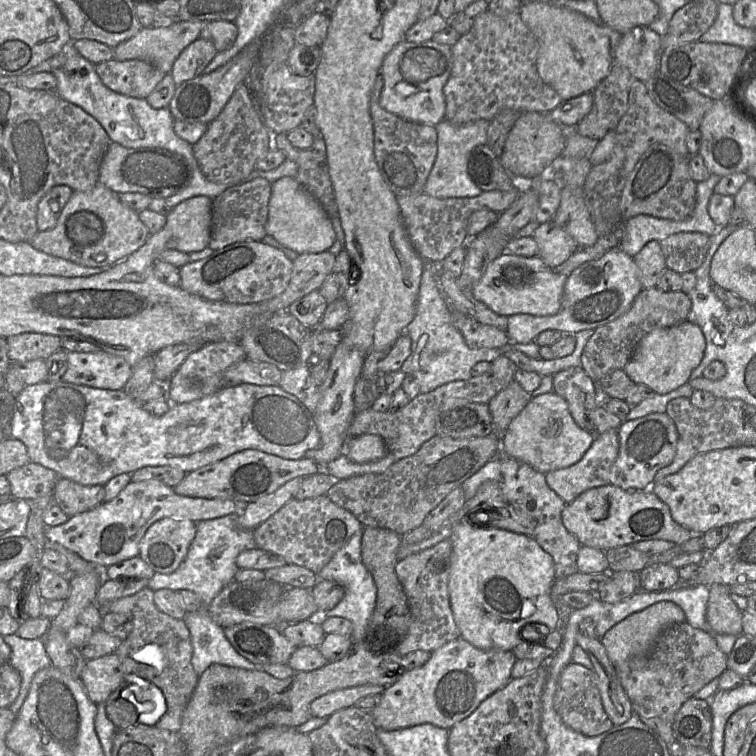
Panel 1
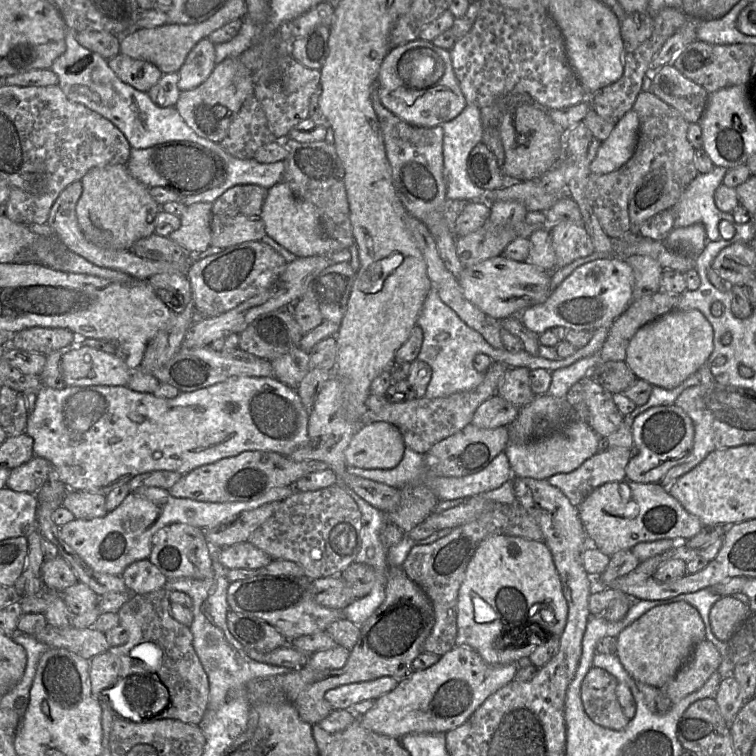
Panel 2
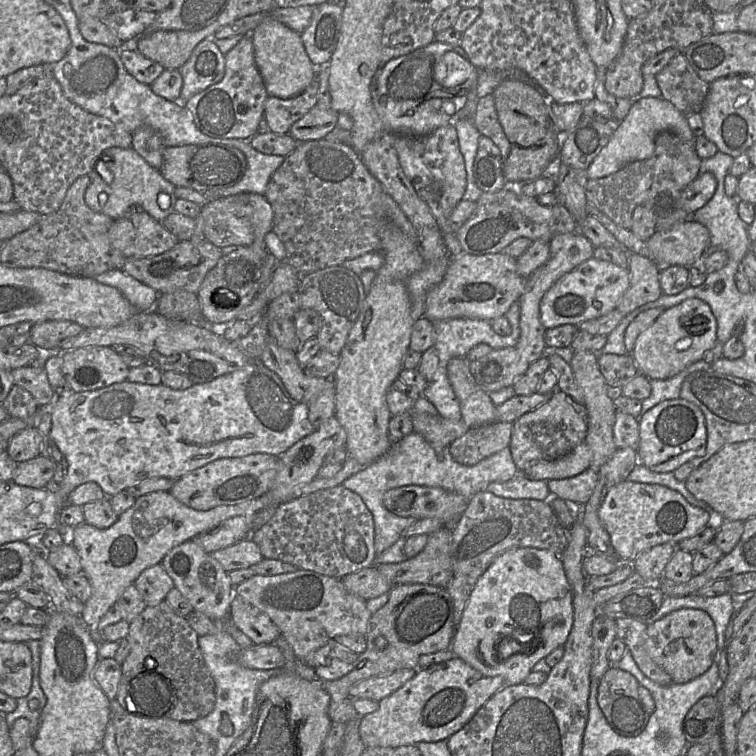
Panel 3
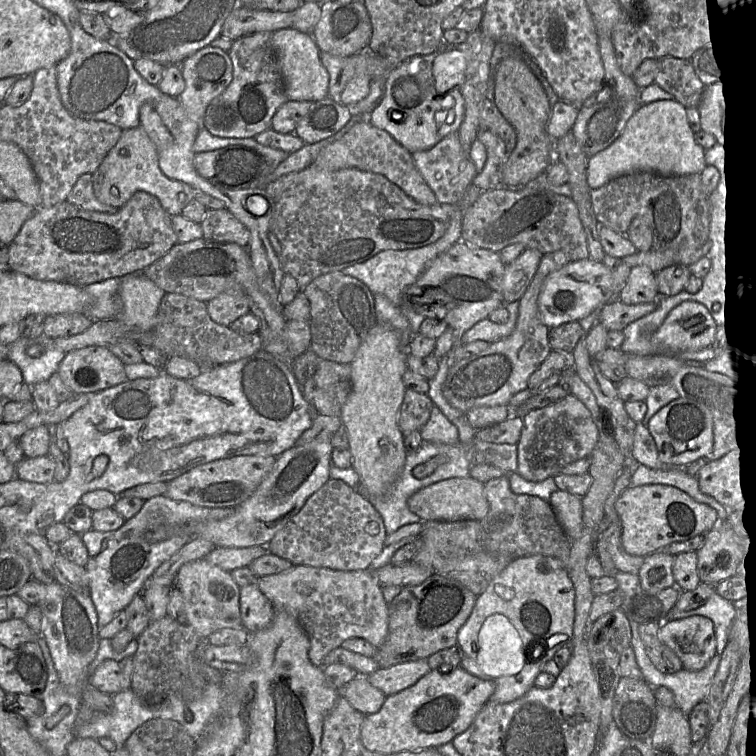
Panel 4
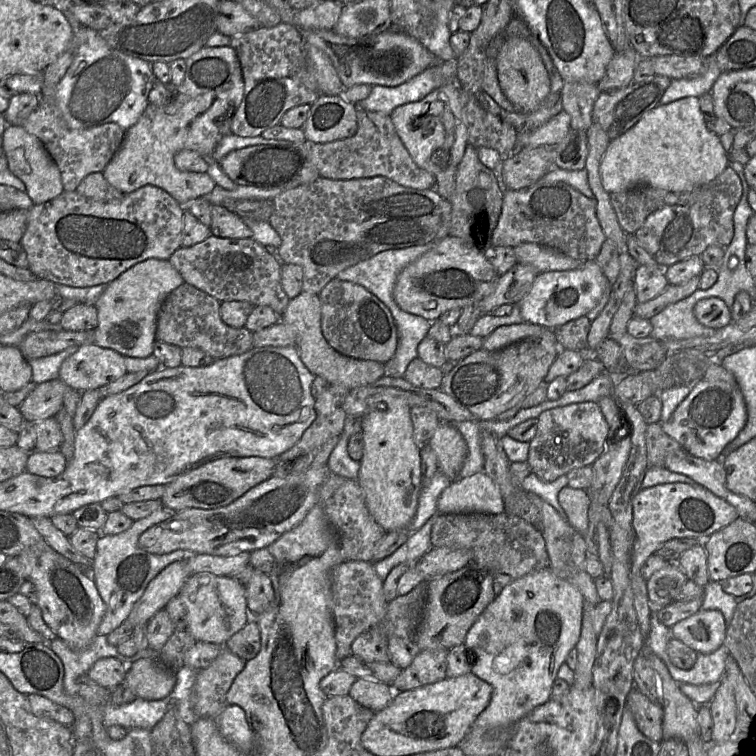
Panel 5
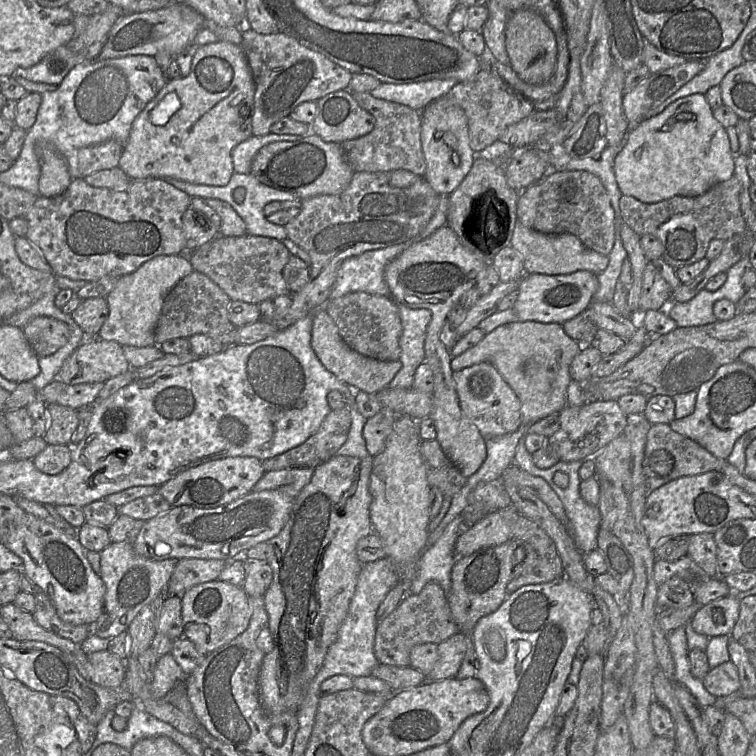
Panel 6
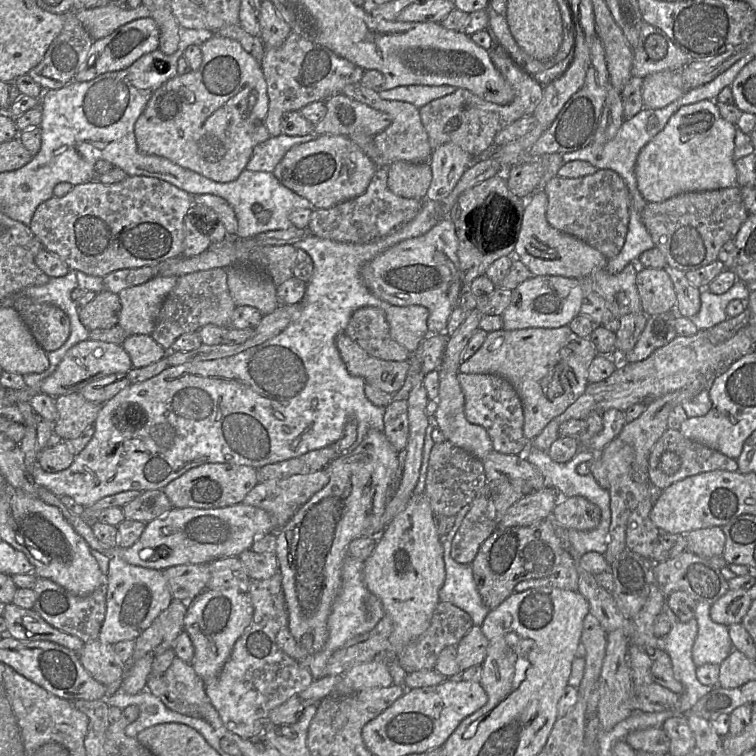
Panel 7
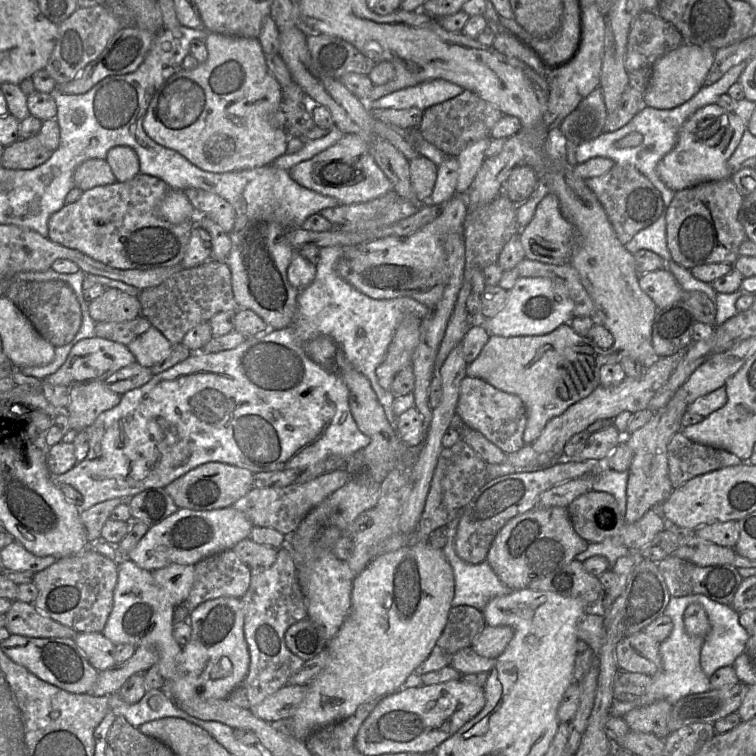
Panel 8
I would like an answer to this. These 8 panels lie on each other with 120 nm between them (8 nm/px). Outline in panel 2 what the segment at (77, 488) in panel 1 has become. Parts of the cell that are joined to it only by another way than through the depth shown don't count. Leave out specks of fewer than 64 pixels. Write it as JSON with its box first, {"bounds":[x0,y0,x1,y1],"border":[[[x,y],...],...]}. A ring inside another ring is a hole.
{"bounds":[61,490,106,519],"border":[[[68,490],[61,506],[68,509],[76,519],[94,519],[105,516],[106,496],[87,491]]]}

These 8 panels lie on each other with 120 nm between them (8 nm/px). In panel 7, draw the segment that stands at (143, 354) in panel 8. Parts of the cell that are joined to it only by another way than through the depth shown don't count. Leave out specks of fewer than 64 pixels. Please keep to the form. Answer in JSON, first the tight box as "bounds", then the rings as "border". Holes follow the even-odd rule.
{"bounds":[121,334,168,368],"border":[[[146,334],[129,335],[121,346],[130,356],[134,368],[151,365],[168,353],[151,335]]]}

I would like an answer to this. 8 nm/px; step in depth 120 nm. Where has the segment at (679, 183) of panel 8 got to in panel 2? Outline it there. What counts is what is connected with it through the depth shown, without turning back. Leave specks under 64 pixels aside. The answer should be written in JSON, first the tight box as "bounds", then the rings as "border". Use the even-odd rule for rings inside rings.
{"bounds":[590,109,638,174],"border":[[[630,109],[616,122],[609,137],[600,145],[590,164],[591,173],[607,174],[622,167],[635,151],[638,131],[638,114]]]}

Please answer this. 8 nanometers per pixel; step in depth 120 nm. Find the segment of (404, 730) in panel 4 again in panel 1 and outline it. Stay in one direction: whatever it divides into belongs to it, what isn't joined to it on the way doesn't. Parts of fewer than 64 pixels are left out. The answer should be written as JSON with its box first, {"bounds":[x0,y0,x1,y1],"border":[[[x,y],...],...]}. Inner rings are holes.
{"bounds":[369,637,516,731],"border":[[[459,637],[431,652],[430,659],[423,666],[405,671],[394,684],[385,688],[374,708],[369,711],[373,723],[378,729],[388,731],[420,724],[450,729],[511,680],[511,671],[516,661],[512,651],[482,650]]]}

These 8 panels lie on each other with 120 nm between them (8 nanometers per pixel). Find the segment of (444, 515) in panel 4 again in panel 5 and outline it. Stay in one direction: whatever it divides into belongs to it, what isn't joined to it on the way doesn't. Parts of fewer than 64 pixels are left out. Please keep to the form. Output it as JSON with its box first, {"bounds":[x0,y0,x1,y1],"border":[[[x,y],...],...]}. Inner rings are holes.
{"bounds":[437,473,504,514],"border":[[[477,473],[461,480],[454,480],[440,495],[437,512],[500,514],[504,501],[497,484],[485,473]]]}

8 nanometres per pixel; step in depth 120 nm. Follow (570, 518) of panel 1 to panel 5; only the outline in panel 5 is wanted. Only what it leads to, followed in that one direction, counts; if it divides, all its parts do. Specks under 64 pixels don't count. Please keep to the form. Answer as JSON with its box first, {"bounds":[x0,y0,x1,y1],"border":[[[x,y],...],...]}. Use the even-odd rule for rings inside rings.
{"bounds":[630,483,739,647],"border":[[[666,483],[666,484],[660,484],[651,488],[646,488],[642,489],[638,492],[638,494],[633,498],[632,500],[632,527],[635,533],[635,538],[634,538],[634,546],[633,546],[633,551],[632,551],[632,564],[631,564],[631,571],[630,571],[630,582],[632,585],[632,590],[633,590],[633,599],[634,599],[634,607],[636,610],[637,614],[637,619],[638,623],[641,629],[642,634],[645,636],[645,647],[646,647],[646,637],[650,629],[650,624],[651,624],[651,608],[650,608],[650,601],[649,601],[649,596],[648,596],[648,588],[647,588],[647,580],[644,579],[641,575],[641,569],[645,563],[645,561],[653,554],[656,554],[656,551],[658,548],[660,548],[665,542],[668,540],[671,540],[673,538],[682,538],[682,537],[692,537],[692,538],[709,538],[709,536],[720,530],[721,528],[727,526],[731,522],[735,521],[739,517],[739,513],[735,507],[730,505],[728,502],[725,500],[717,497],[714,495],[711,491],[703,487],[702,485],[698,484],[697,485],[689,485],[686,483]]]}

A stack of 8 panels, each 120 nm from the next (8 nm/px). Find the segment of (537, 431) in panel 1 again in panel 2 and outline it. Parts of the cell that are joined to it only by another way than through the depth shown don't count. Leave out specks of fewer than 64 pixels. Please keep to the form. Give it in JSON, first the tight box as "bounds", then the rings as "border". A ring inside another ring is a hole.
{"bounds":[506,418,600,479],"border":[[[574,418],[566,427],[548,436],[527,443],[509,442],[506,453],[513,476],[548,479],[560,473],[570,473],[599,450],[600,437],[583,420]]]}

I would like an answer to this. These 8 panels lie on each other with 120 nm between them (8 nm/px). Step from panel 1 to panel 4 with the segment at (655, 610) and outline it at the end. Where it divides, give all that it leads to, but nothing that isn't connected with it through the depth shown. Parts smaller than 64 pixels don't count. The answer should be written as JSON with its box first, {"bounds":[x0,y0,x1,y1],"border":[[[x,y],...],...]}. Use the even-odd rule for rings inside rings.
{"bounds":[658,615,717,671],"border":[[[692,615],[664,621],[658,629],[659,640],[681,660],[683,669],[698,671],[717,654],[713,621],[704,615]]]}

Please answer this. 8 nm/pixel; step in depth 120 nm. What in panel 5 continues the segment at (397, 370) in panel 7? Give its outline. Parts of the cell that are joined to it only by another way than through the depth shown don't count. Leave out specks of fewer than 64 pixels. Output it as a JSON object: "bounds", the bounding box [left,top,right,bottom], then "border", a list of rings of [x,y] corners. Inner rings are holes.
{"bounds":[281,291,386,391],"border":[[[302,291],[289,301],[281,321],[296,329],[299,355],[308,370],[329,384],[340,385],[350,391],[371,385],[385,376],[386,365],[383,363],[342,355],[329,345],[321,330],[321,302],[318,295]]]}

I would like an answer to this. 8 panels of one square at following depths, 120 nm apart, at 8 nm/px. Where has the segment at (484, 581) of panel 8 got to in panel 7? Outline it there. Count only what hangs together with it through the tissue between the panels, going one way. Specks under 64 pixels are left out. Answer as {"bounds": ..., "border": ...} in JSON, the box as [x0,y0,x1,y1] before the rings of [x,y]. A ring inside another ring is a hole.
{"bounds":[439,504,491,626],"border":[[[470,504],[462,507],[455,516],[451,530],[441,538],[446,578],[439,591],[439,598],[441,601],[449,602],[467,612],[472,618],[473,624],[481,626],[491,609],[484,604],[477,590],[471,565],[458,563],[451,556],[453,538],[469,510]]]}

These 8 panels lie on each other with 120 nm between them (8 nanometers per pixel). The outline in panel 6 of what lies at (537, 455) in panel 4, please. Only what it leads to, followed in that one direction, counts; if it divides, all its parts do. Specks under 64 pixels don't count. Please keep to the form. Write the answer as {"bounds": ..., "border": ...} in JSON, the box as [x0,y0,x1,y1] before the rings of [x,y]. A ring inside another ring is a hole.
{"bounds":[547,401,628,462],"border":[[[617,401],[586,402],[580,407],[565,407],[558,413],[560,428],[547,438],[547,443],[557,452],[560,461],[572,462],[594,457],[612,440],[623,433],[628,424],[627,416]]]}

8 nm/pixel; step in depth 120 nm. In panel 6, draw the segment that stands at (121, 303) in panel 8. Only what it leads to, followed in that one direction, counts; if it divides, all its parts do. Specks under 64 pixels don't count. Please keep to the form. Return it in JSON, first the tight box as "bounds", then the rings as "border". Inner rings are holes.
{"bounds":[71,297,108,337],"border":[[[95,297],[82,300],[71,316],[87,337],[94,337],[97,336],[108,314],[106,298]]]}

